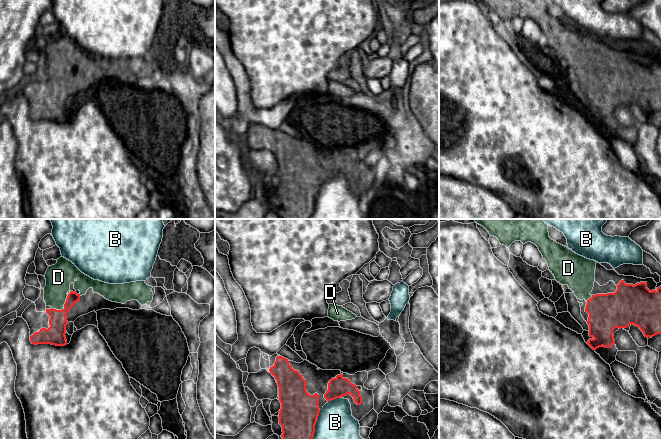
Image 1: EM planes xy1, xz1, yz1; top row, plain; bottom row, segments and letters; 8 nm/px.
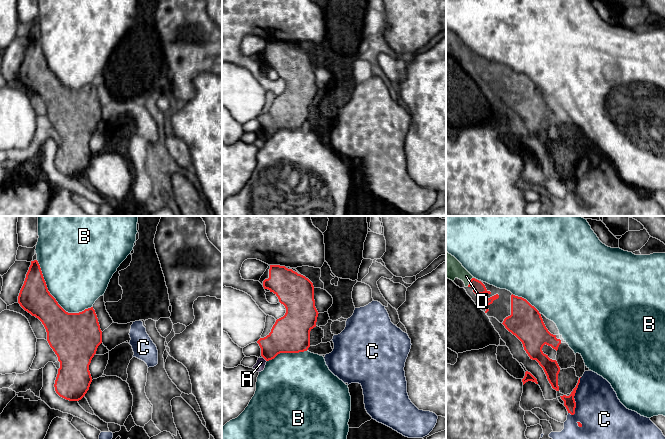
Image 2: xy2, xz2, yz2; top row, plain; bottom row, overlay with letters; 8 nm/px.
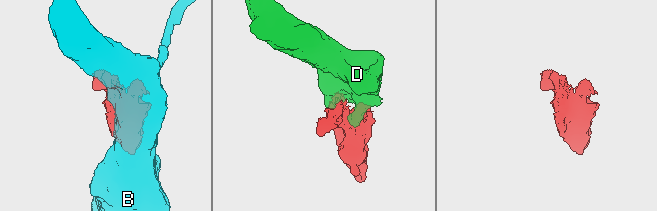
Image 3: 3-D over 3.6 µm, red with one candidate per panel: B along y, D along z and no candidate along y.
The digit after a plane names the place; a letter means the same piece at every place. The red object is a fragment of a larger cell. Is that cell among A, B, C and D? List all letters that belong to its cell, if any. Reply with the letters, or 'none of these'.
D

